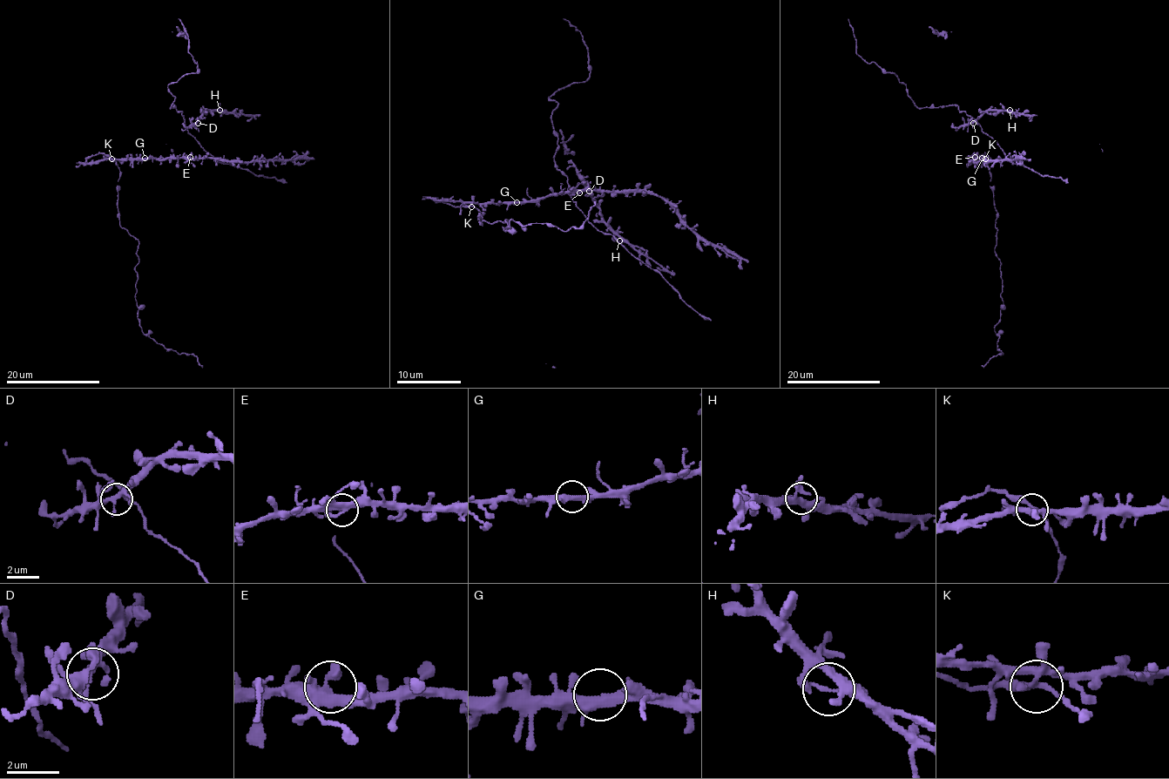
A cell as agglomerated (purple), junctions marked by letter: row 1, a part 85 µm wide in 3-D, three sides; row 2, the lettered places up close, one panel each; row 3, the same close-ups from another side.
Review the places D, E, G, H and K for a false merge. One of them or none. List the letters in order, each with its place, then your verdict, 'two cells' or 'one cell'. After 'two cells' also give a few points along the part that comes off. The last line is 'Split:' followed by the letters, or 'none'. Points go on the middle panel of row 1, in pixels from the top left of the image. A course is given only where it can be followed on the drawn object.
D: (589, 191) | one cell
E: (579, 193) | one cell
G: (516, 202) | one cell
H: (619, 240) | one cell
K: (471, 206) | one cell
Split: none

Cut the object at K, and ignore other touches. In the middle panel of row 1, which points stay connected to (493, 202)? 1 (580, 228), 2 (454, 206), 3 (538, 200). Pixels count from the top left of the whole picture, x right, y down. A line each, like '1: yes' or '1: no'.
1: no
2: no
3: yes

